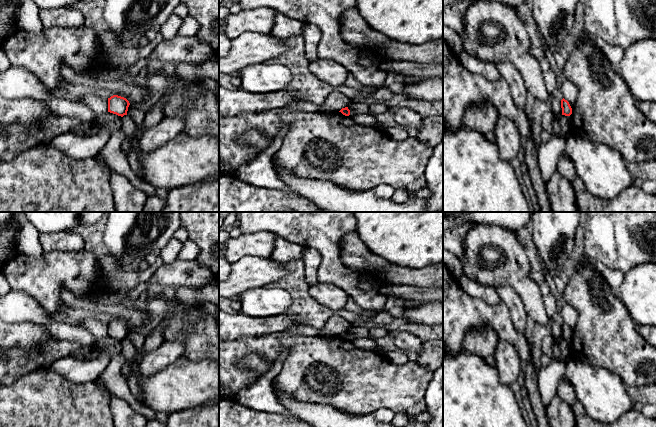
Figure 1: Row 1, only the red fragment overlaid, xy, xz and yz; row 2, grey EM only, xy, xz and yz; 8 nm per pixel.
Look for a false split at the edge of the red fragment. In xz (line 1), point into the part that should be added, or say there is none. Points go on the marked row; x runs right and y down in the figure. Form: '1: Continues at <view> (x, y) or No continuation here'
1: No continuation here

